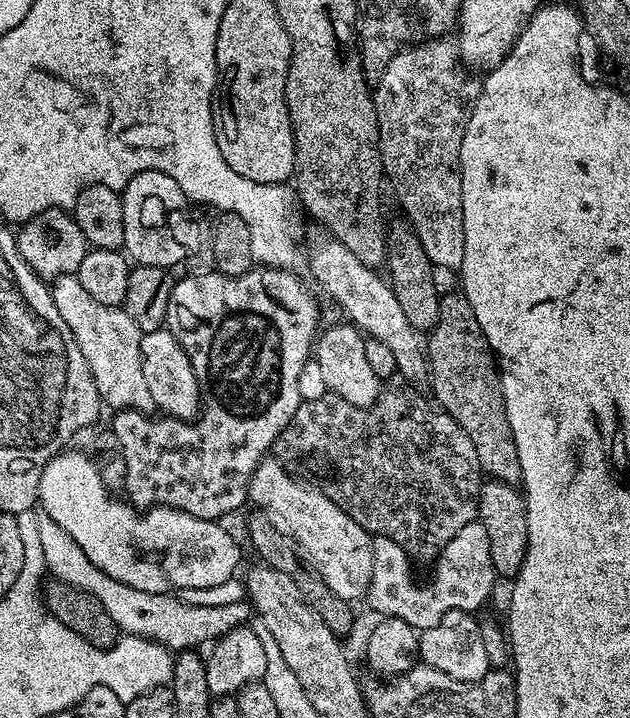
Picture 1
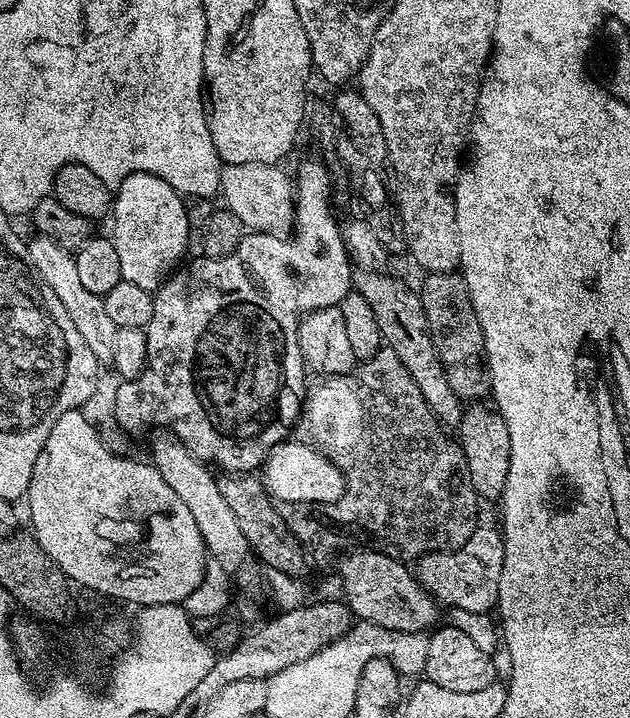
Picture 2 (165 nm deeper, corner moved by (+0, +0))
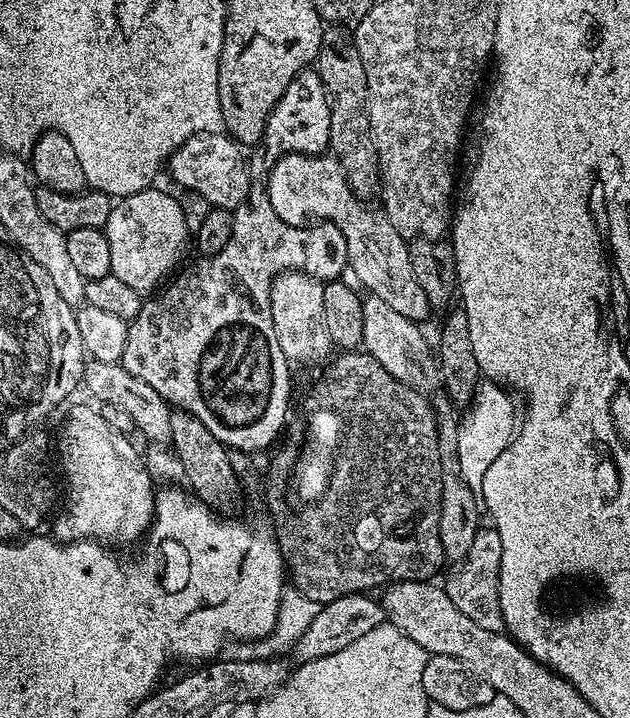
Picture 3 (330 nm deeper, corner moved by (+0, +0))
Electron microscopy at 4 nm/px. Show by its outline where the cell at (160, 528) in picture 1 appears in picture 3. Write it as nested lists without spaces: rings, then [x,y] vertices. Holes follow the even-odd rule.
[[[76,404],[69,410],[60,432],[60,460],[58,456],[59,471],[64,471],[68,483],[68,497],[64,509],[55,513],[55,539],[71,542],[91,538],[117,546],[139,541],[147,533],[156,513],[157,489],[141,450],[128,439],[102,418],[99,407]]]

